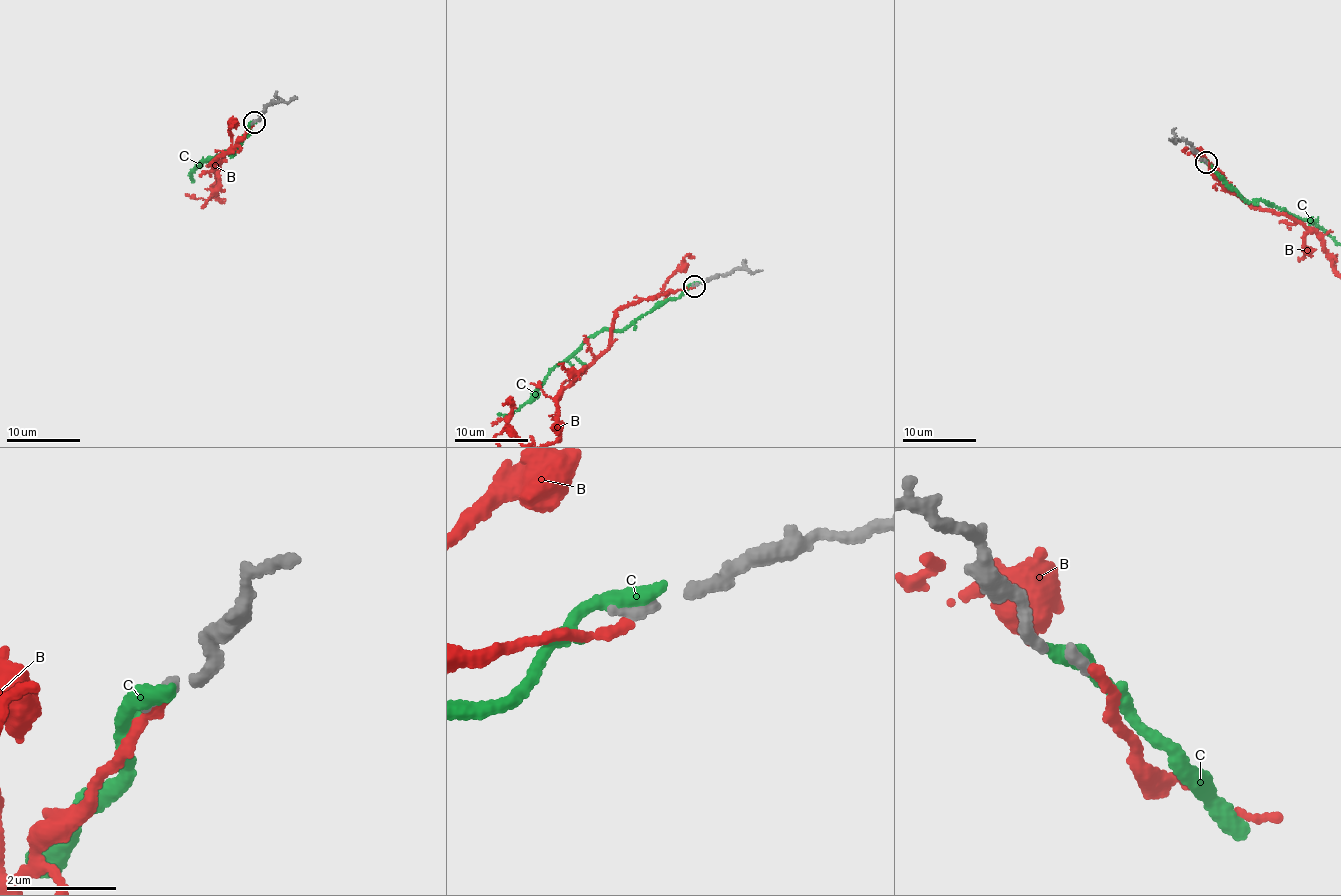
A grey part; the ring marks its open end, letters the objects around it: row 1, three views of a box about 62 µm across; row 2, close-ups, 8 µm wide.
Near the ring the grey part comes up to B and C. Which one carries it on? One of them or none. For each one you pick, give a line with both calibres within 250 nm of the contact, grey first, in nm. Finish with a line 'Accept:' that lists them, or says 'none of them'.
B: Thickness 180 nm (grey) against 180 nm
Accept: B

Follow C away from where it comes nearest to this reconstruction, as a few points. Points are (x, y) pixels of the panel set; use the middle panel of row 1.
C: (695, 283), (621, 329), (604, 328), (595, 332), (553, 368), (534, 394), (514, 410), (497, 414)

